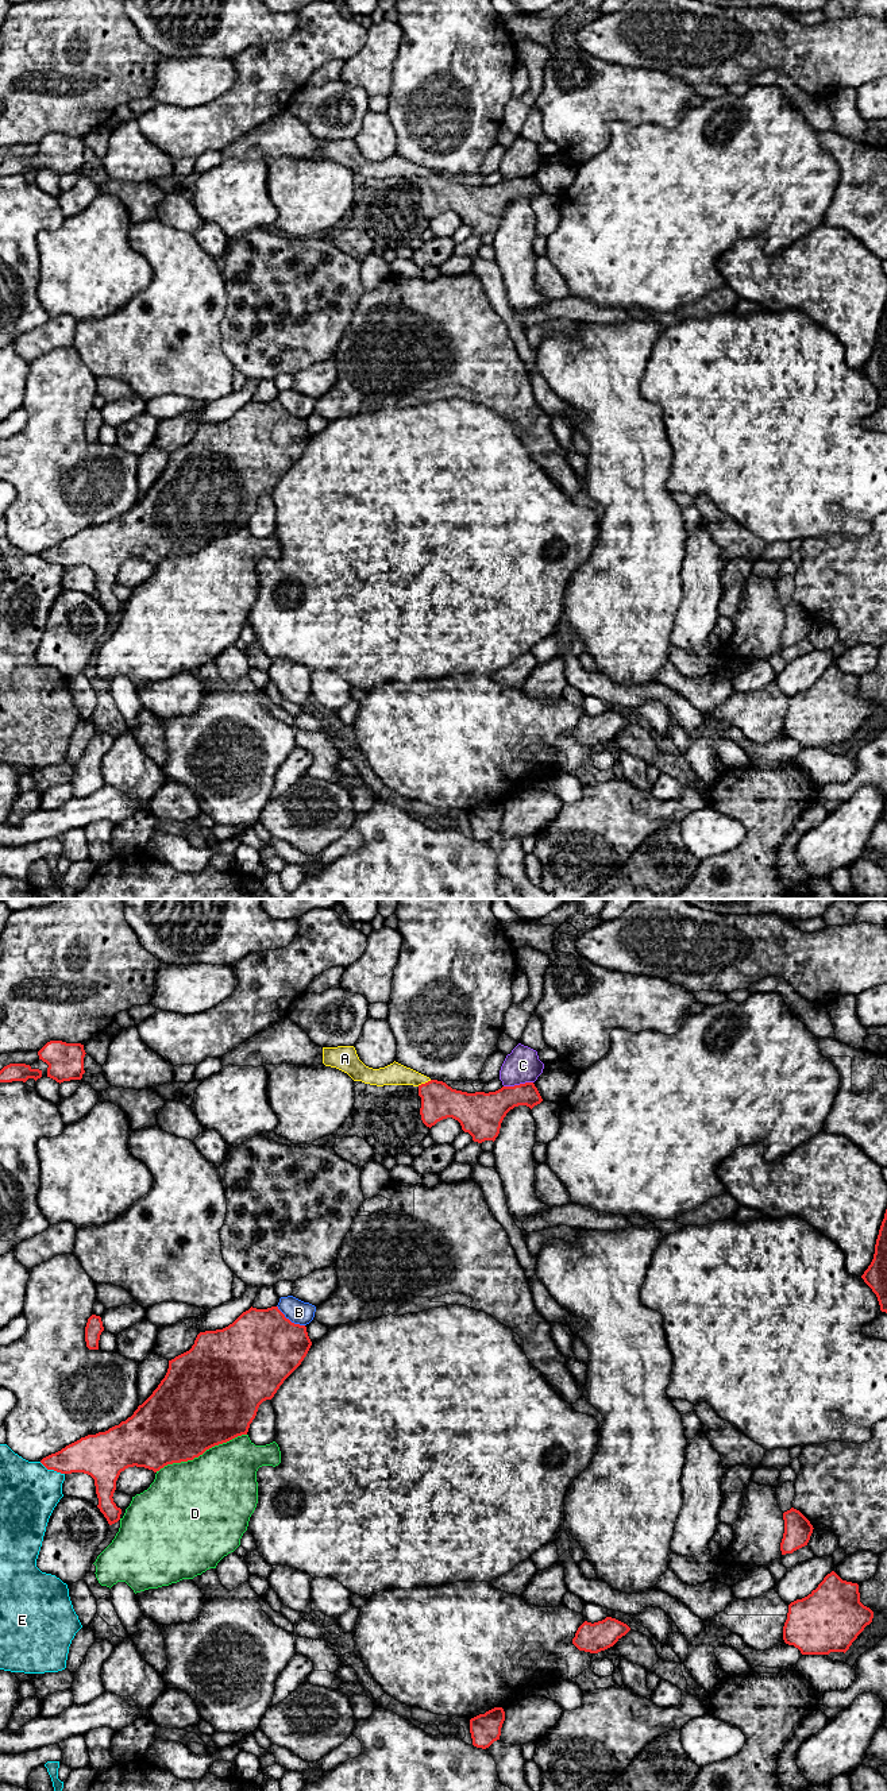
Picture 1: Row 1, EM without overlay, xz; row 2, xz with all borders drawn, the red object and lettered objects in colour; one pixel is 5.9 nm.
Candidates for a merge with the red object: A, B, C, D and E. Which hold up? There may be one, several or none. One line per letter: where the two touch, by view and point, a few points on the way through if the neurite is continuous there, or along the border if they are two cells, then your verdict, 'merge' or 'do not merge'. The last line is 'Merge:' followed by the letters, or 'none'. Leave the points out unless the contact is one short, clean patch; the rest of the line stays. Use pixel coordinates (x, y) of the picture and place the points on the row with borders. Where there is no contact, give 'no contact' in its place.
A: contact xz (425, 1083); way xz (439, 1101), (425, 1083), (394, 1073); merge
B: contact xz (288, 1319); do not merge
C: contact xz (517, 1085); do not merge
D: contact xz (200, 1454); do not merge
E: contact xz (51, 1469); do not merge
Merge: A

